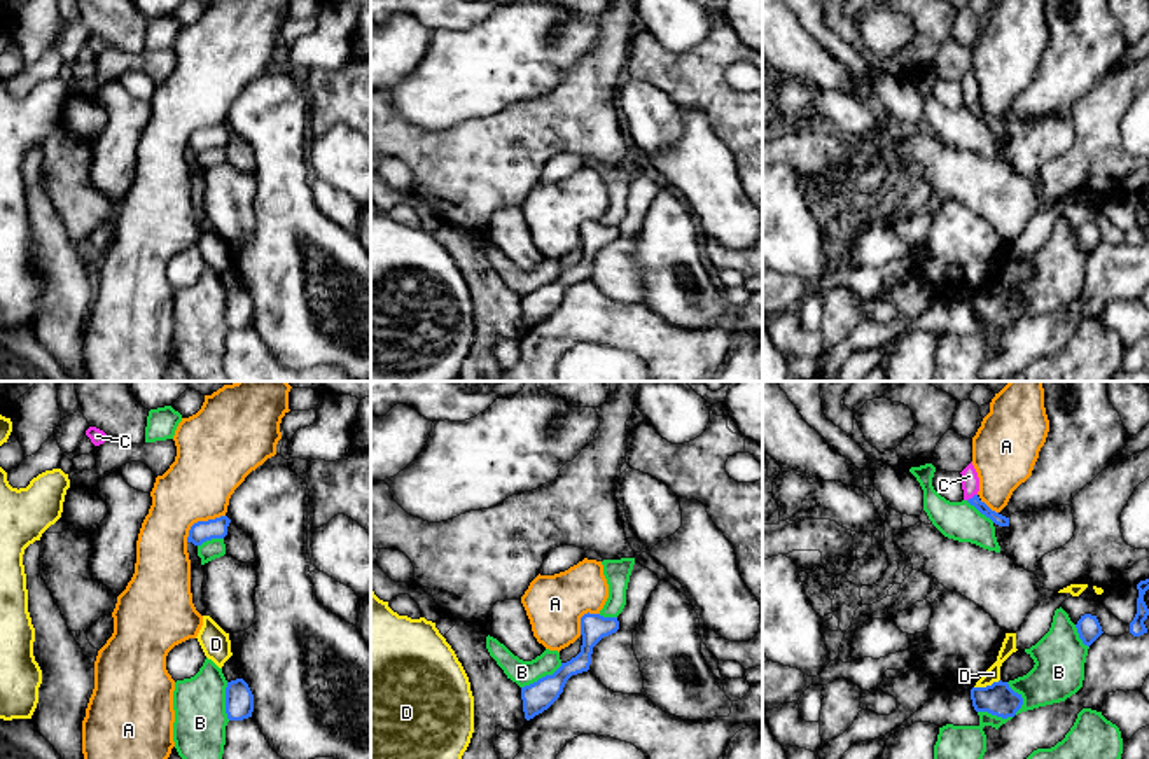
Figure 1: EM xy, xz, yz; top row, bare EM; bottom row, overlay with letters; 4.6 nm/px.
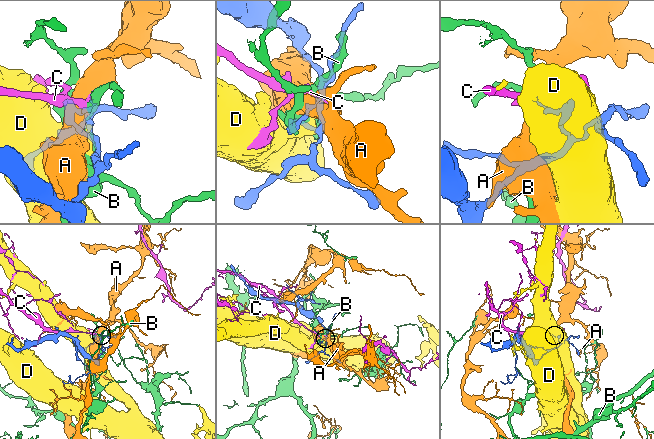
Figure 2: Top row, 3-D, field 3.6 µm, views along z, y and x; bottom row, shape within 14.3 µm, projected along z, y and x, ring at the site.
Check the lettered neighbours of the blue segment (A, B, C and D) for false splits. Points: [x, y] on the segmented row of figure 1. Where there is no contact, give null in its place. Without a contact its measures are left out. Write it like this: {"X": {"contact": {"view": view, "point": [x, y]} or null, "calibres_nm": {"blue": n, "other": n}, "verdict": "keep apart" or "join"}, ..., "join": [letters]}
{"A": {"contact": {"view": "xy", "point": [200, 522]}, "calibres_nm": {"blue": 100, "other": 320}, "verdict": "keep apart"}, "B": {"contact": {"view": "xz", "point": [543, 677]}, "calibres_nm": {"blue": 140, "other": 110}, "verdict": "keep apart"}, "C": {"contact": {"view": "yz", "point": [973, 497]}, "calibres_nm": {"blue": 50, "other": 80}, "verdict": "keep apart"}, "D": {"contact": {"view": "yz", "point": [987, 686]}, "calibres_nm": {"blue": 150, "other": 70}, "verdict": "keep apart"}, "join": []}

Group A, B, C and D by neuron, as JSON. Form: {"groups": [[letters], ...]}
{"groups": [["A"], ["B"], ["C"], ["D"]]}

